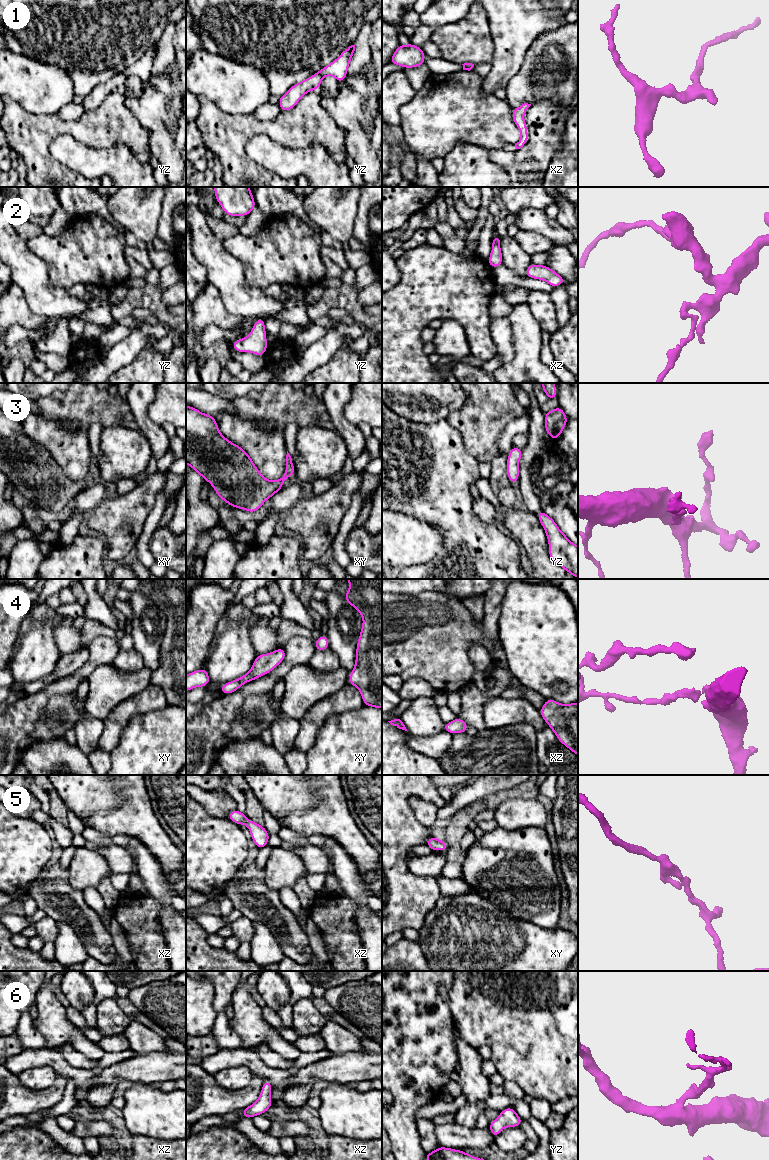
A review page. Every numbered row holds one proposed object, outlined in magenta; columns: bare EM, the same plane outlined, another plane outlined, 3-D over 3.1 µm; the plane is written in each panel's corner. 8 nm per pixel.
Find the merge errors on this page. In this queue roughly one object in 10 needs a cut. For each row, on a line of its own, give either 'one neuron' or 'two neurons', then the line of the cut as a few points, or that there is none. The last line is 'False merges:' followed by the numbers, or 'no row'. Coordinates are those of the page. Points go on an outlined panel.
1: one neuron; no cut
2: one neuron; no cut
3: one neuron; no cut
4: one neuron; no cut
5: one neuron; no cut
6: one neuron; no cut
False merges: no row

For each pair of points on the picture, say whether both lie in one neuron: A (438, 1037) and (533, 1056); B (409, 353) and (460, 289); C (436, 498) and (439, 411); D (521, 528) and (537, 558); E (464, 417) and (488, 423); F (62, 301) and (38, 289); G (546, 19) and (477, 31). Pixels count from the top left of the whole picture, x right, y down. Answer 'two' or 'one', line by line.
A: two
B: one
C: two
D: one
E: one
F: one
G: two

